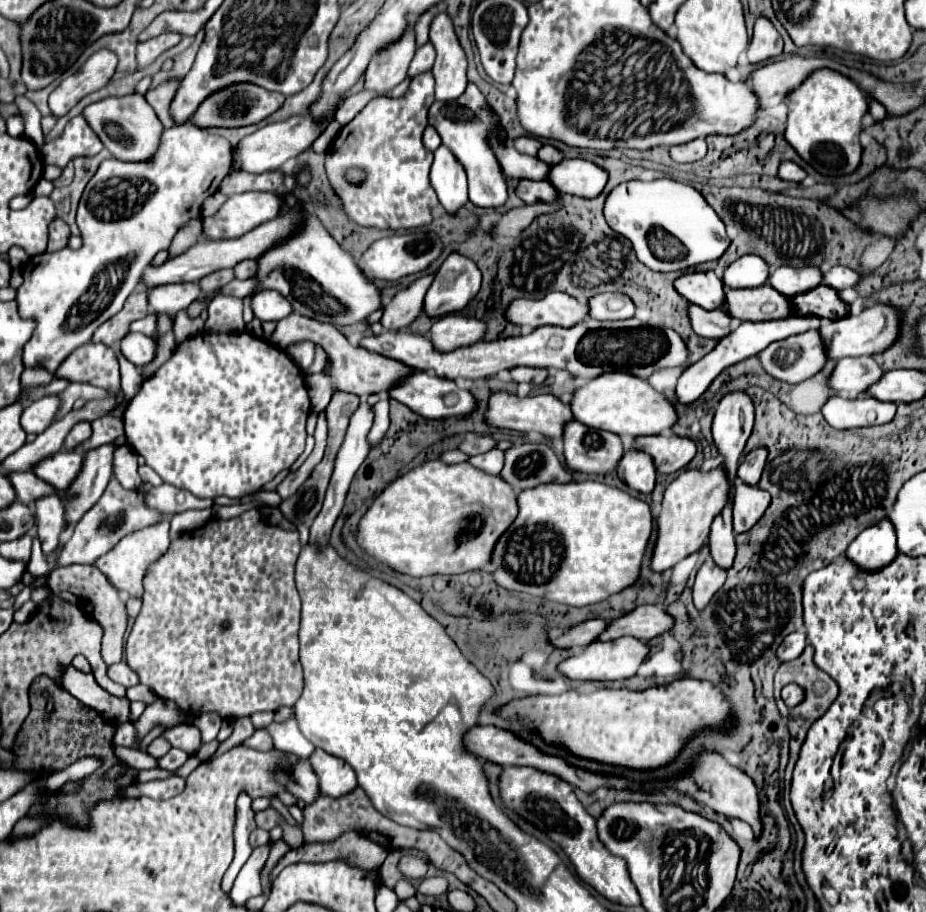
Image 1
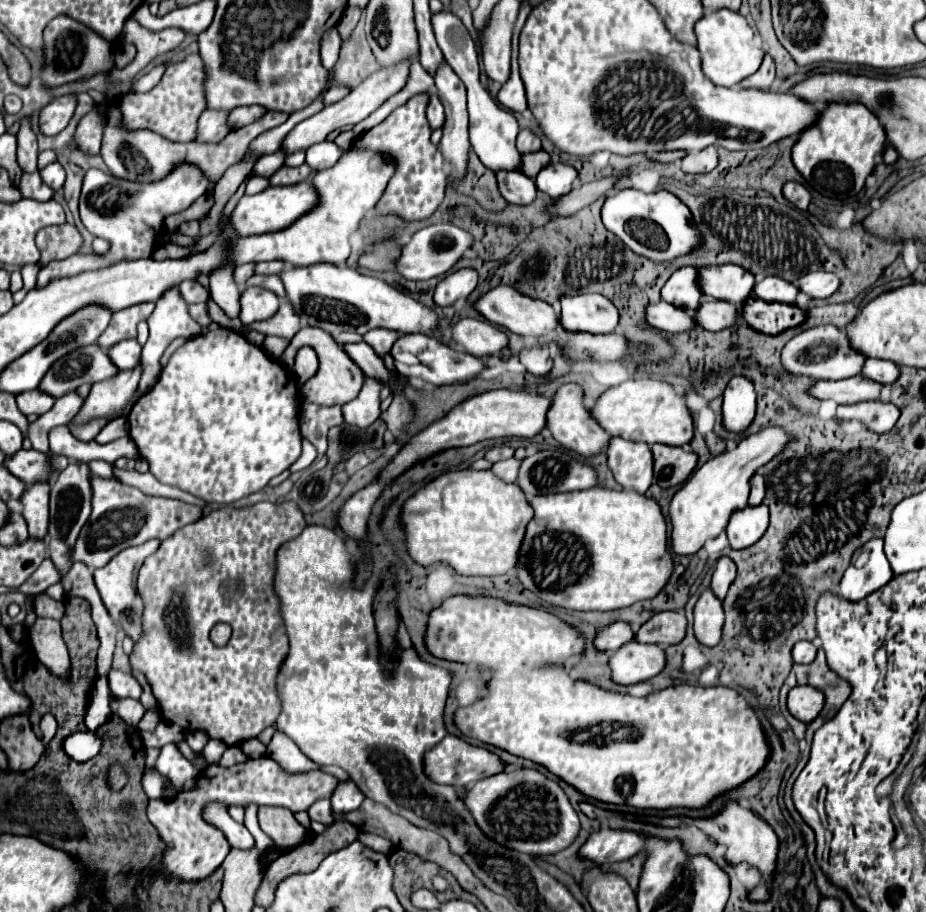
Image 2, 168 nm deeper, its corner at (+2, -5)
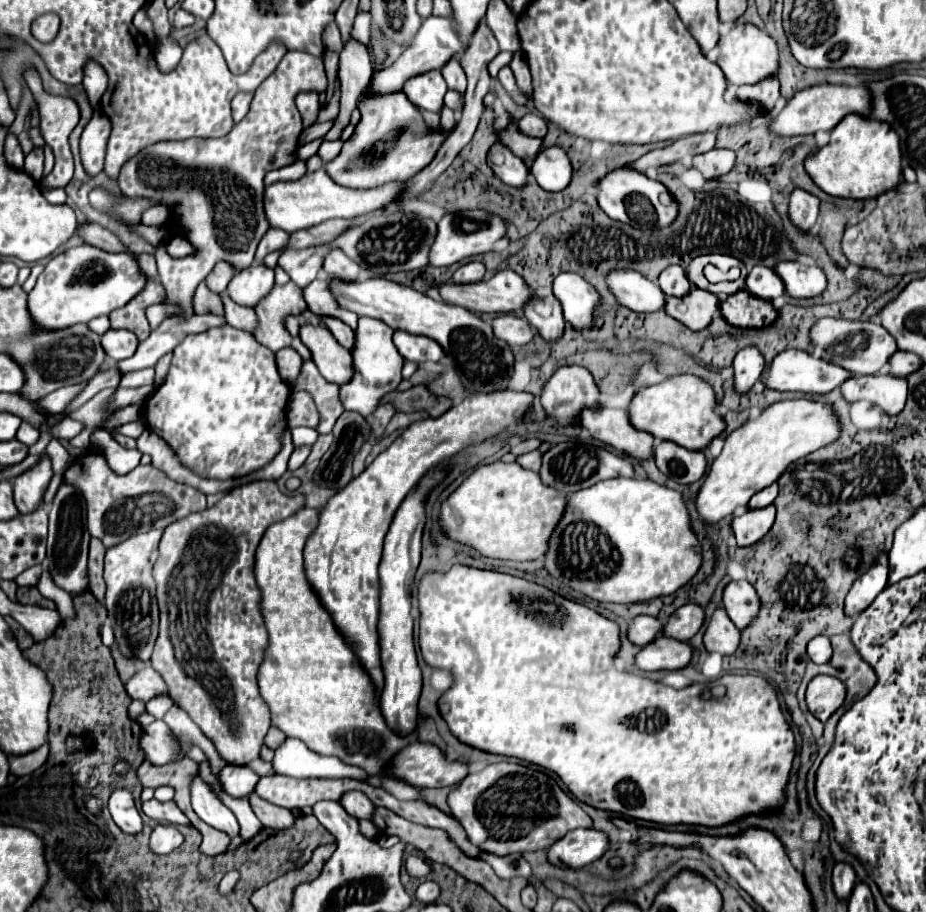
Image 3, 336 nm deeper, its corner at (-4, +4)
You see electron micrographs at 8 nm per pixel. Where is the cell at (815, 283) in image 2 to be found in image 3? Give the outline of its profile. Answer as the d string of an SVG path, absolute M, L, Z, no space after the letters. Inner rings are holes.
M786 261L774 265L774 273L782 279L790 297L816 297L826 289L824 271L814 265Z

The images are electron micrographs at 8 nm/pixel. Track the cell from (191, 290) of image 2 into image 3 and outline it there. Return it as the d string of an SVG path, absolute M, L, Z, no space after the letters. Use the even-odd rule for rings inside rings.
M218 261L216 267L212 269L212 273L206 277L208 289L214 291L214 293L222 293L226 289L226 285L230 283L230 279L234 277L234 273L236 273L236 269L230 263Z

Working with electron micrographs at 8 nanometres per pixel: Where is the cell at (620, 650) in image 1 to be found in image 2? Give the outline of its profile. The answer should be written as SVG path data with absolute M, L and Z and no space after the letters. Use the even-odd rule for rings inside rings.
M628 642L608 658L610 678L616 684L638 684L654 678L666 664L664 650L660 646Z

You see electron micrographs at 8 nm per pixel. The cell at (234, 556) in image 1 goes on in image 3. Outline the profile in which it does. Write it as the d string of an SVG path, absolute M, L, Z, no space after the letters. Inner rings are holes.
M252 481L252 483L240 485L240 487L232 489L230 493L226 493L214 507L198 511L194 515L188 515L186 519L178 519L176 523L168 525L164 529L164 535L162 535L162 541L160 541L160 557L158 557L156 565L154 565L154 579L158 583L158 605L160 605L160 635L158 635L158 641L154 645L154 653L152 653L150 665L168 683L170 695L176 701L176 705L190 715L190 719L214 743L218 755L228 765L248 765L250 761L254 761L260 755L262 741L266 737L266 731L270 729L270 709L262 701L262 697L258 693L258 683L256 683L258 665L262 663L262 655L264 655L264 649L268 645L268 631L266 631L266 625L264 625L262 615L260 615L260 589L258 589L256 579L254 579L254 553L256 553L256 547L258 547L264 531L272 523L276 523L280 519L286 519L288 515L294 515L300 507L304 507L304 497L300 497L300 495L284 495L278 489L276 481Z

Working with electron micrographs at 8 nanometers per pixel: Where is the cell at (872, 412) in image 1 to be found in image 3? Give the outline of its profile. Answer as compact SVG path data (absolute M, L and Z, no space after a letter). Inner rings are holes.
M878 373L878 375L854 375L842 383L846 401L872 401L882 407L888 415L898 415L904 409L908 385L906 379Z

